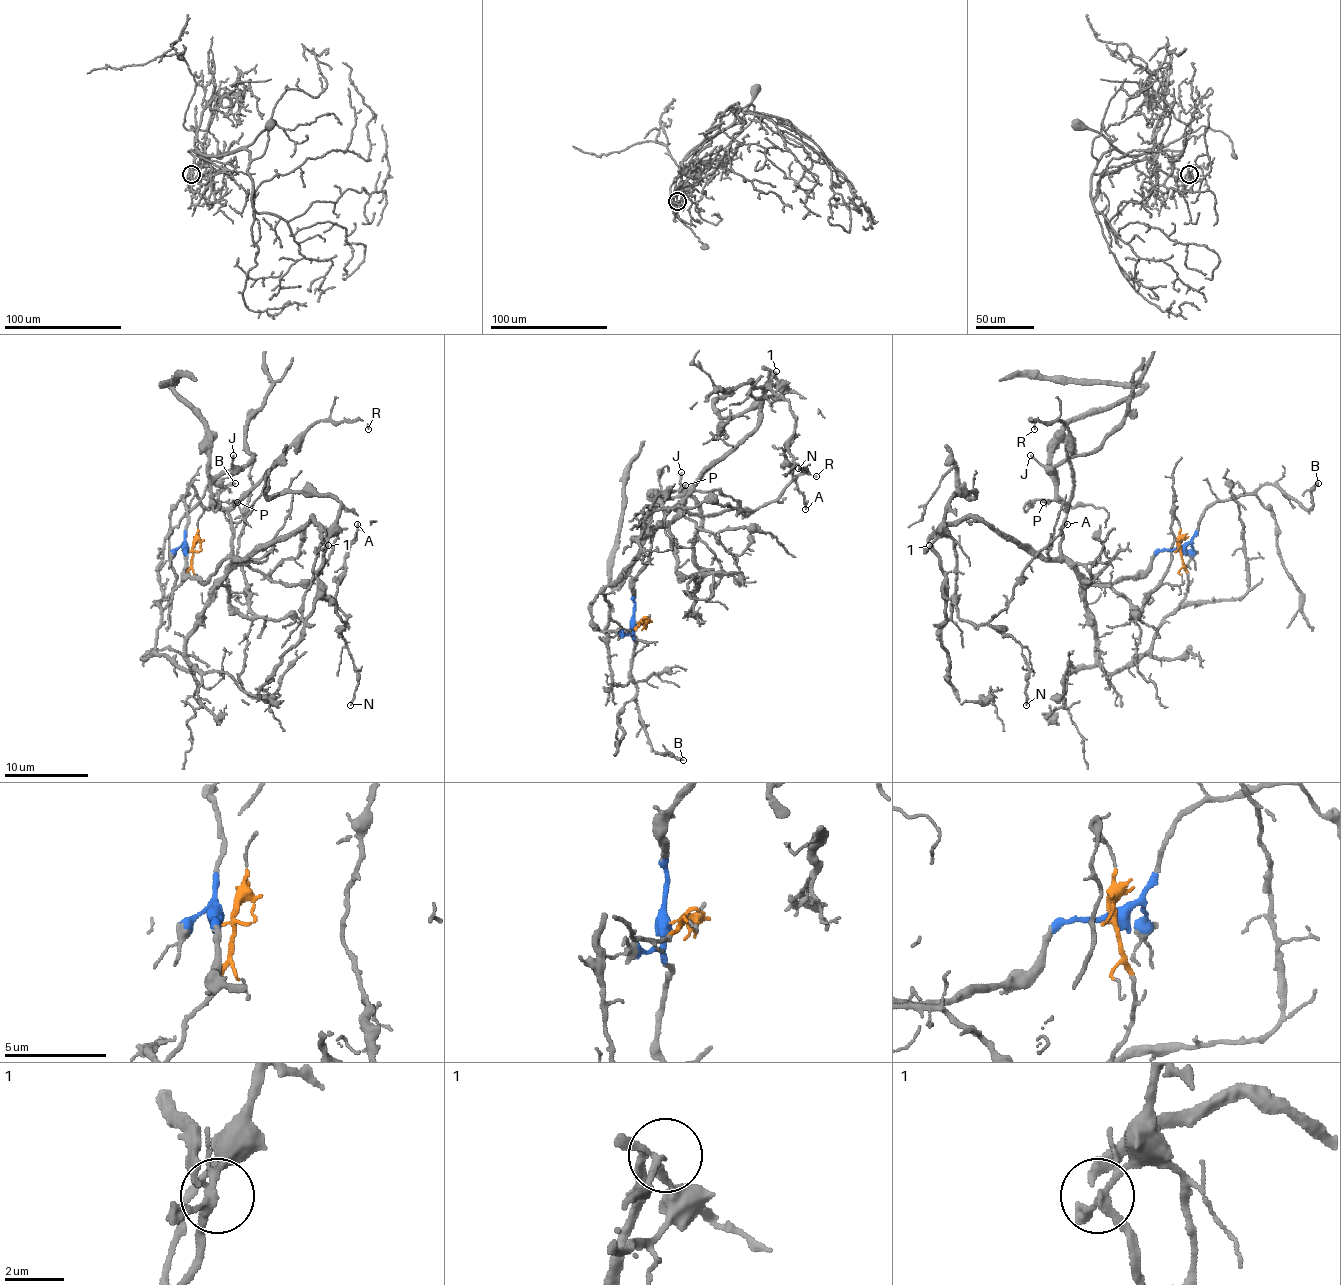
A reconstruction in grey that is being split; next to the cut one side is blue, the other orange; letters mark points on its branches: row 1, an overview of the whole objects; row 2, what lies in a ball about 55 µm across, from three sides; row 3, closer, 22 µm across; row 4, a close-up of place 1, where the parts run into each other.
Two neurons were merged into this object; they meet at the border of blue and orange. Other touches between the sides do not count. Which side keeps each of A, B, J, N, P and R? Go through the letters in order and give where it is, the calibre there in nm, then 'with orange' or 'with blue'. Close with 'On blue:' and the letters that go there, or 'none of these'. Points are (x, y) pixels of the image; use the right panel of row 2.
A: place (1067, 524); calibre 140 nm; with orange
B: place (1318, 483); calibre 280 nm; with blue
J: place (1030, 455); calibre 110 nm; with blue
N: place (1026, 705); calibre 140 nm; with orange
P: place (1043, 502); calibre 220 nm; with blue
R: place (1034, 429); calibre 100 nm; with blue
On blue: B, J, P, R

